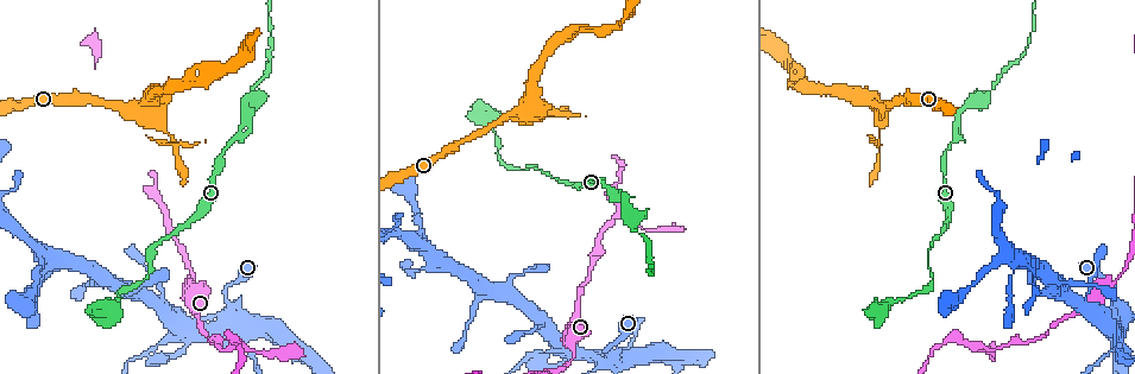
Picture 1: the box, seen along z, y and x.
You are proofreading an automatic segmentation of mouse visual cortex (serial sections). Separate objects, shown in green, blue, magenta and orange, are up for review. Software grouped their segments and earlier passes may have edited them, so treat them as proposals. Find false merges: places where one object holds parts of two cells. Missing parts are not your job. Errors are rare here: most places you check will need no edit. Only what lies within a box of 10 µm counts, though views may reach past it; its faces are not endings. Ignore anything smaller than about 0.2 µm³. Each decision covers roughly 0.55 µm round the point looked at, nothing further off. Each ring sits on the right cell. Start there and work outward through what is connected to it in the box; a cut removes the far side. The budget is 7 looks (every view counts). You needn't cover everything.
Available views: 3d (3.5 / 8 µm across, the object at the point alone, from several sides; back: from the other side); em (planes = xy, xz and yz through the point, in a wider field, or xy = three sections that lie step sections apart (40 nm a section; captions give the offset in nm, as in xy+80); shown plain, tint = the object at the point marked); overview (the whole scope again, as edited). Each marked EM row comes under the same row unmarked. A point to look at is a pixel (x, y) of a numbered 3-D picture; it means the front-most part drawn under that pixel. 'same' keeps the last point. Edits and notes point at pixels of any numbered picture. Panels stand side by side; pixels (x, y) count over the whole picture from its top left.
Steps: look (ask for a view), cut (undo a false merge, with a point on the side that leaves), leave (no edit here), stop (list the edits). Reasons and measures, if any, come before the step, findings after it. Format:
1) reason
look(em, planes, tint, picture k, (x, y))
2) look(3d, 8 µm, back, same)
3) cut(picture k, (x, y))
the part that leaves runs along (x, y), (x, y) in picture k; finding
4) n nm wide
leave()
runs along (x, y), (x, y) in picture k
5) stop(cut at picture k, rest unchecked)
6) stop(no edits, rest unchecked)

narrows sharply
look(3d, 8 µm, picture 1, (156, 347))

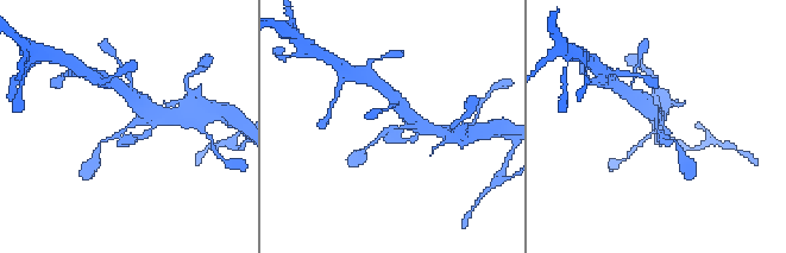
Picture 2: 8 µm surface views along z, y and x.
arms of 150, 350 nm; now the EM
look(em, xy, step 5, tint, same)

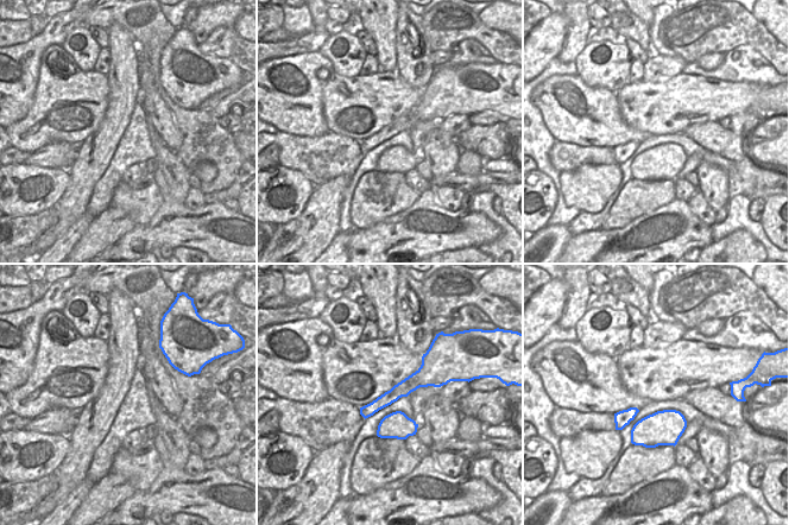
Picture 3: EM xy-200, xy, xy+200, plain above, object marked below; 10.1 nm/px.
leave()
all the same cell

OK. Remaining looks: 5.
abrupt turn
look(3d, 3.5 µm, picture 1, (616, 211))

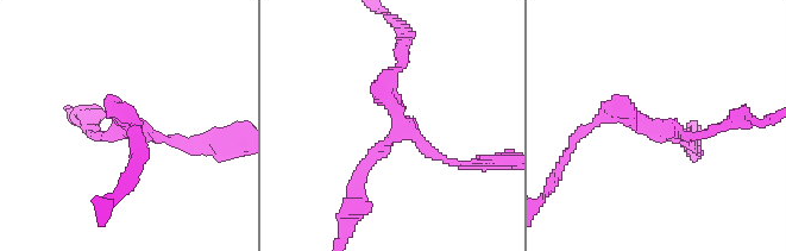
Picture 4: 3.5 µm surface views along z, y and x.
shape alone is not enough
look(em, xy, step 1, tint, picture 4, (658, 125))

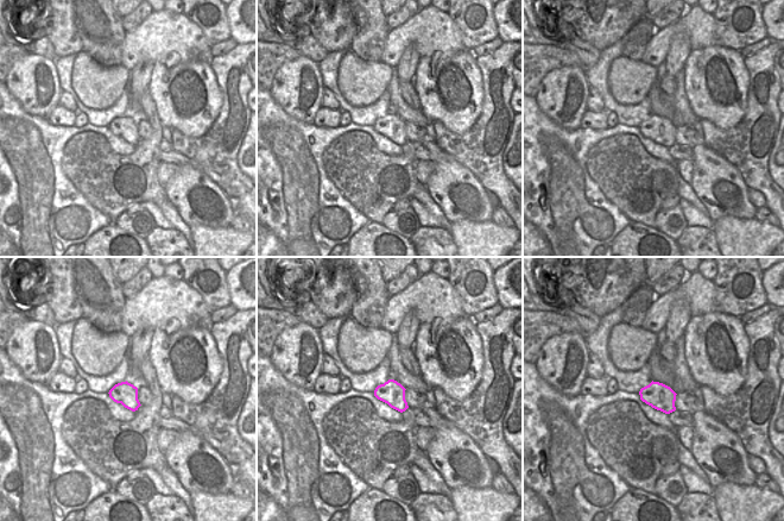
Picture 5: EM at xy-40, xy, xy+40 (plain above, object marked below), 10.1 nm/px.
leave()
all the same cell

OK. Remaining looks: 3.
sharp bend
look(3d, 3.5 µm, picture 1, (148, 275))

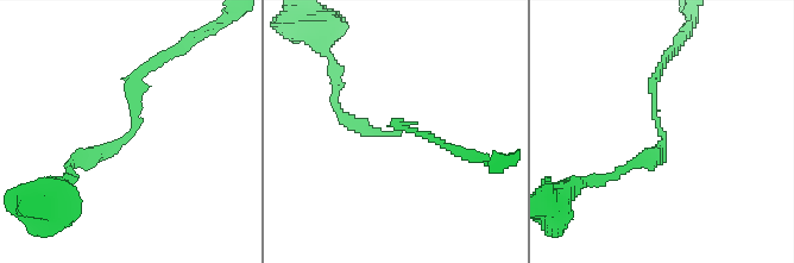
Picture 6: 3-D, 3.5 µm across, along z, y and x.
arms of 150, 200 nm
look(em, xy, step 2, tint, picture 6, (131, 132))

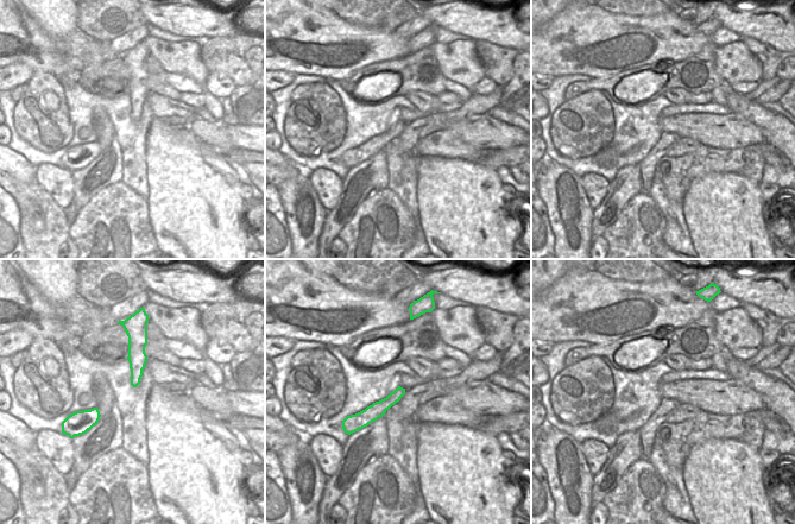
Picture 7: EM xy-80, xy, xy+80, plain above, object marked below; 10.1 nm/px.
leave()
one cell here

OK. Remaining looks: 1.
stop(no edits, rest unchecked)

